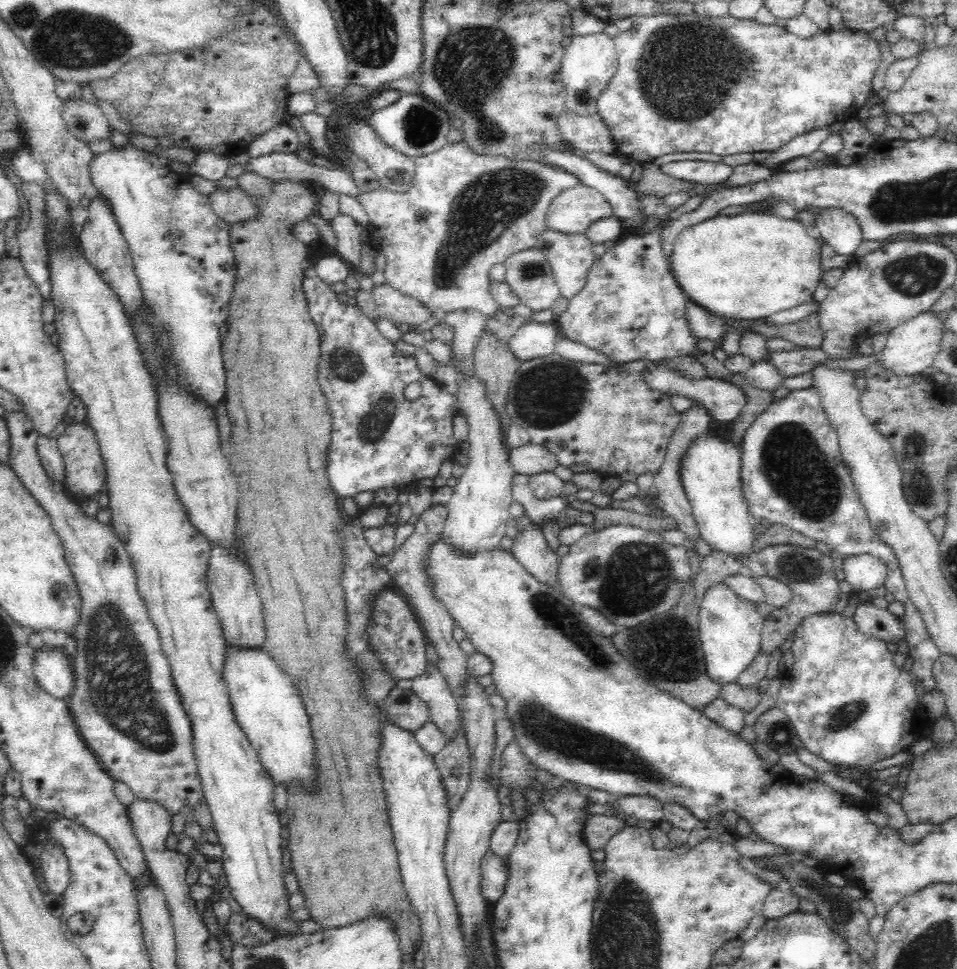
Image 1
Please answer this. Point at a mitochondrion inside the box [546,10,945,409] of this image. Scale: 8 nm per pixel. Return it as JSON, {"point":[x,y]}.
{"point":[674,61]}

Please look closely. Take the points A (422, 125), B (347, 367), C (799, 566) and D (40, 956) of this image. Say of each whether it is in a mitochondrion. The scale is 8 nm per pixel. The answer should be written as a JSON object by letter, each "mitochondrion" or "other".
{"A":"mitochondrion","B":"mitochondrion","C":"mitochondrion","D":"other"}

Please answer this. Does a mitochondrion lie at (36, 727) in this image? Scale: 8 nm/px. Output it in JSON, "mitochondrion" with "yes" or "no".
{"mitochondrion":"no"}

